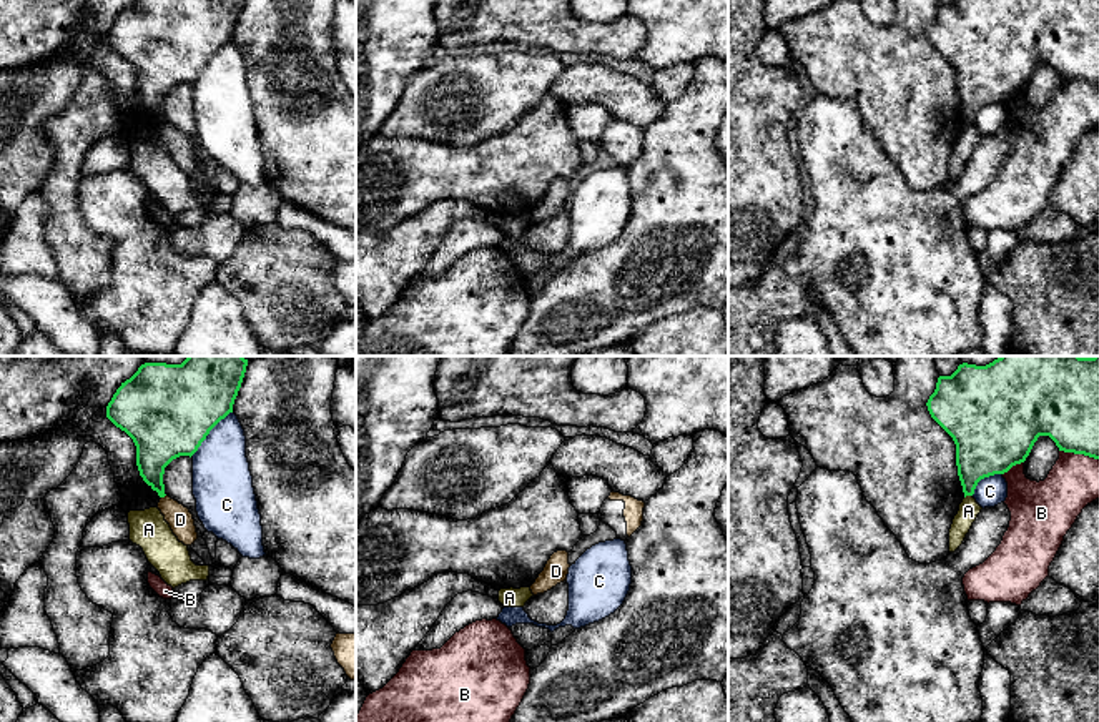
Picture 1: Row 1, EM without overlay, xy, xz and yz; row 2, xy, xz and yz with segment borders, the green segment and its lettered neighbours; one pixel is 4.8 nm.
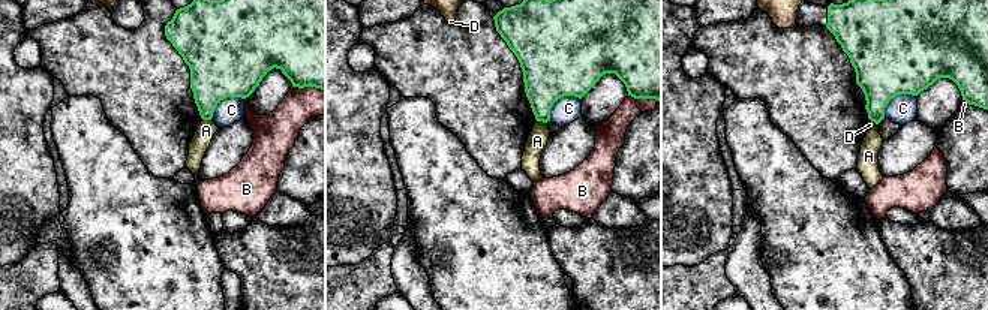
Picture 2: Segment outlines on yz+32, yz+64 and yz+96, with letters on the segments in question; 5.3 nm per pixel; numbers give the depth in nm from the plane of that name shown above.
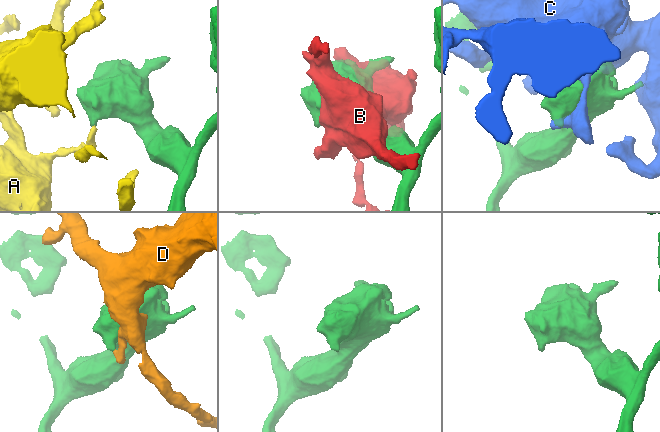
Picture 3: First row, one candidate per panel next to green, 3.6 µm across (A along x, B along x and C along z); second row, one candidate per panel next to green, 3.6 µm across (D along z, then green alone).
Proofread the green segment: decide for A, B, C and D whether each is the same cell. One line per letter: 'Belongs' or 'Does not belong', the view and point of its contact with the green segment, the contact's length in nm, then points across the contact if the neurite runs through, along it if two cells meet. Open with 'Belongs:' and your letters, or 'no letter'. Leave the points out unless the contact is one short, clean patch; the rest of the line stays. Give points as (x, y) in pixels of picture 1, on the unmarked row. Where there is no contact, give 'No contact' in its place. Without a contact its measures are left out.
Belongs: no letter
A: Does not belong. Touches green at yz (968, 122). Shared border 40 nm. Boundary: yz (971, 122), (965, 125)
B: Does not belong. Touches green at yz (1013, 92). Shared border 120 nm
C: Does not belong. Touches green at xy (208, 60). Shared border 300 nm
D: Does not belong. Touches green at xy (163, 123). Shared border 30 nm

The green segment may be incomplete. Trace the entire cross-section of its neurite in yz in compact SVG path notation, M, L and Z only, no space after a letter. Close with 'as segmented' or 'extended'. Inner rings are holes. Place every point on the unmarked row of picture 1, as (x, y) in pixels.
M953 0L938 5L926 33L956 72L964 125L974 121L981 106L1024 90L1039 63L1049 63L1059 78L1099 87L1099 0Z | as segmented

